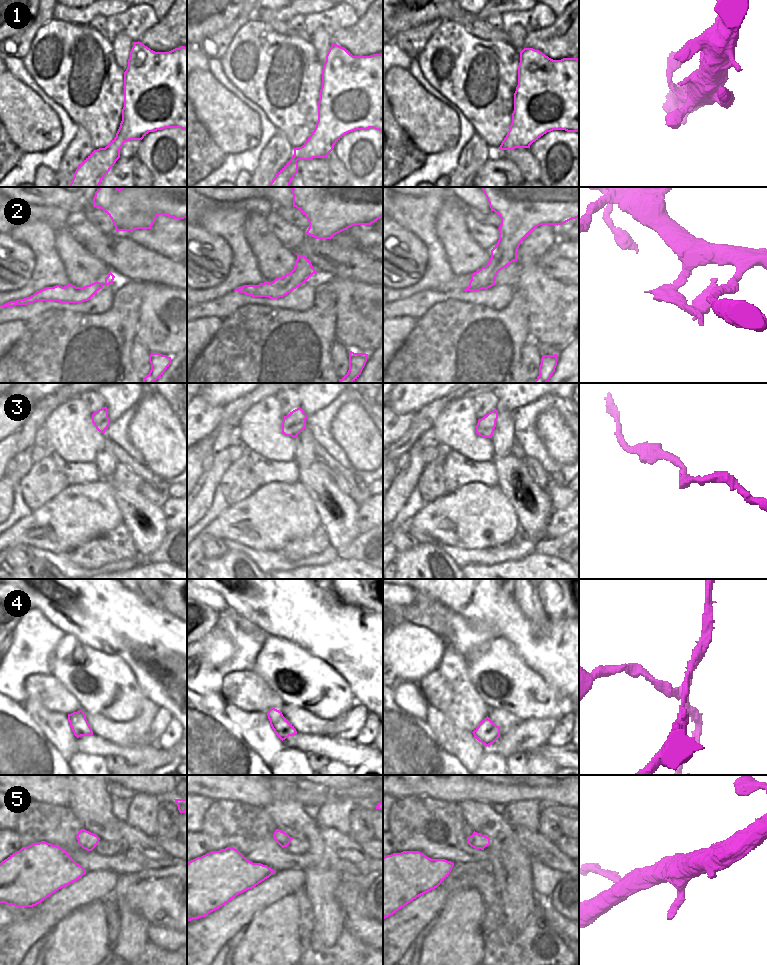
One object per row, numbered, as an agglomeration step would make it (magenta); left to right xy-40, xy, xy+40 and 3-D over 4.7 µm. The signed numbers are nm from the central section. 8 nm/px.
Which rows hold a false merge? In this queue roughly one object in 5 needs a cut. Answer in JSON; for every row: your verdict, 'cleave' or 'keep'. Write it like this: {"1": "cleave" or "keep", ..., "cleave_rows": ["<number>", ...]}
{"1": "keep", "2": "cleave", "3": "keep", "4": "keep", "5": "cleave", "cleave_rows": ["2", "5"]}

